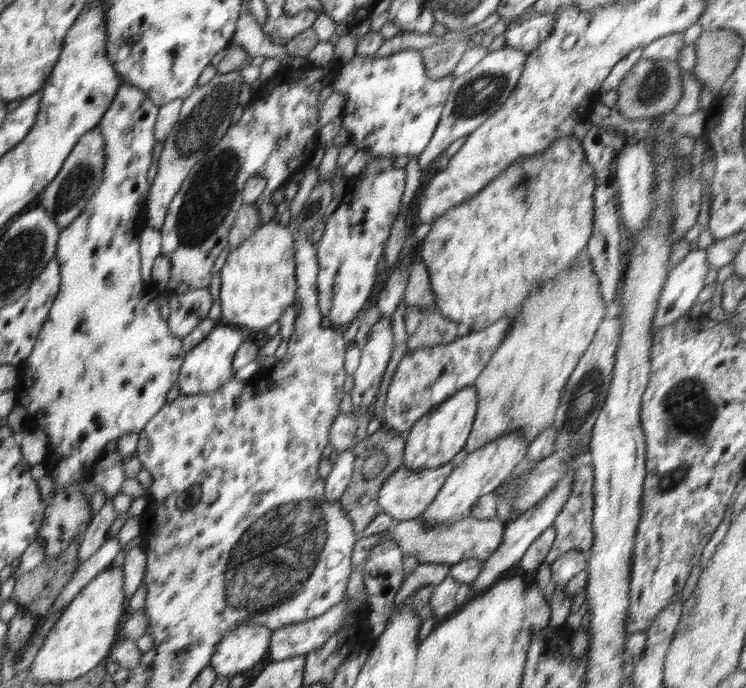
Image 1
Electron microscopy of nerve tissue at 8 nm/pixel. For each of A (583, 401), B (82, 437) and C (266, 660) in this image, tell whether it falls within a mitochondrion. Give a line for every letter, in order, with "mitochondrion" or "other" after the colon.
A: mitochondrion
B: other
C: other

